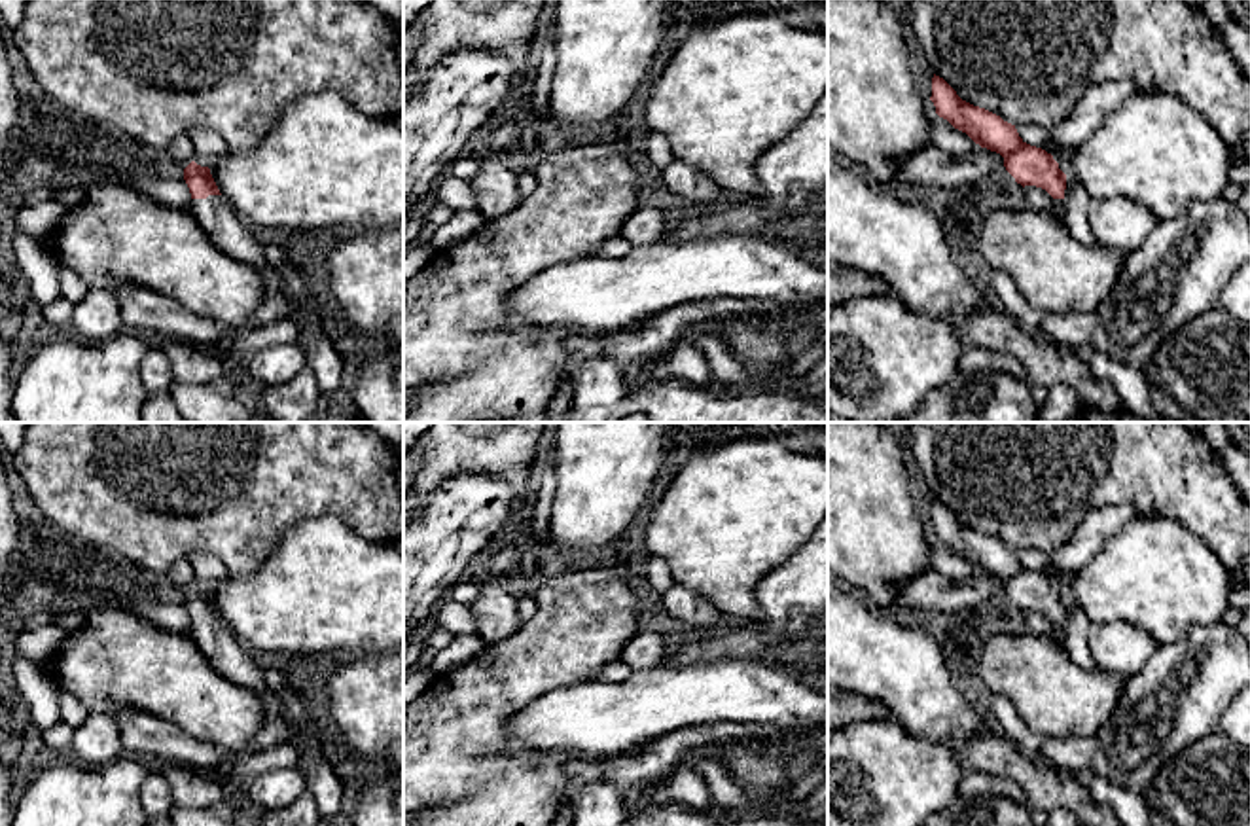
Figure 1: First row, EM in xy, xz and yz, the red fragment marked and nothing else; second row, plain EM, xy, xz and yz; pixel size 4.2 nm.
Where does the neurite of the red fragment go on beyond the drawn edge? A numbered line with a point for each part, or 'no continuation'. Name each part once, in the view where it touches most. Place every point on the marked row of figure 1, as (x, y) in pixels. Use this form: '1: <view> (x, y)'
1: xy (142, 311)

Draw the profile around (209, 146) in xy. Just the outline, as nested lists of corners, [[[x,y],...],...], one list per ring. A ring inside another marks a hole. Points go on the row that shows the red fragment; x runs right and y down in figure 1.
[[[193,127],[188,131],[188,135],[195,150],[193,161],[201,167],[212,167],[231,152],[223,136],[216,131]]]

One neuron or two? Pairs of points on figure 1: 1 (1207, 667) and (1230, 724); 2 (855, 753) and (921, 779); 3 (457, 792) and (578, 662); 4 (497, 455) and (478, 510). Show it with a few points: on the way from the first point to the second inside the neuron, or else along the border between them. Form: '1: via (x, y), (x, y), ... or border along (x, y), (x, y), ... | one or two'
1: border along (1230, 703), (1216, 730) | two
2: via (872, 770), (881, 779), (904, 779) | one
3: via (457, 751), (536, 669) | one
4: border along (446, 478), (485, 472), (517, 497) | two

